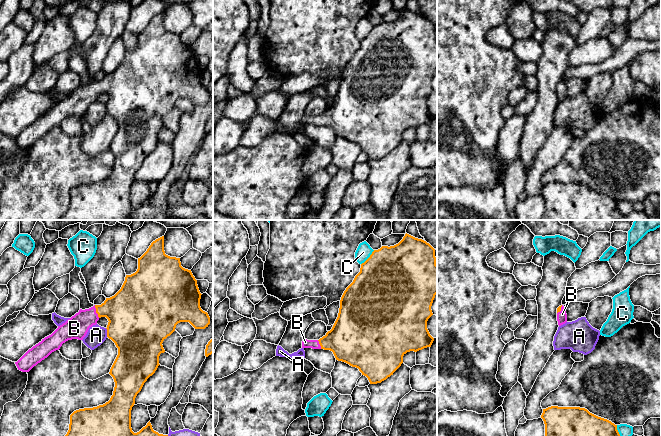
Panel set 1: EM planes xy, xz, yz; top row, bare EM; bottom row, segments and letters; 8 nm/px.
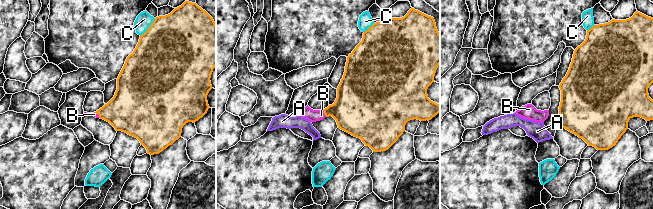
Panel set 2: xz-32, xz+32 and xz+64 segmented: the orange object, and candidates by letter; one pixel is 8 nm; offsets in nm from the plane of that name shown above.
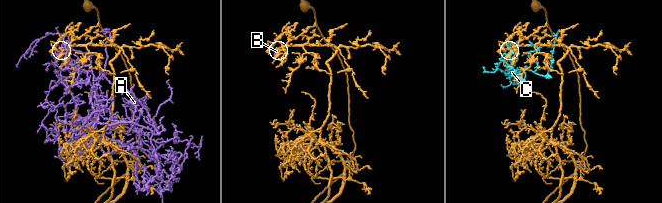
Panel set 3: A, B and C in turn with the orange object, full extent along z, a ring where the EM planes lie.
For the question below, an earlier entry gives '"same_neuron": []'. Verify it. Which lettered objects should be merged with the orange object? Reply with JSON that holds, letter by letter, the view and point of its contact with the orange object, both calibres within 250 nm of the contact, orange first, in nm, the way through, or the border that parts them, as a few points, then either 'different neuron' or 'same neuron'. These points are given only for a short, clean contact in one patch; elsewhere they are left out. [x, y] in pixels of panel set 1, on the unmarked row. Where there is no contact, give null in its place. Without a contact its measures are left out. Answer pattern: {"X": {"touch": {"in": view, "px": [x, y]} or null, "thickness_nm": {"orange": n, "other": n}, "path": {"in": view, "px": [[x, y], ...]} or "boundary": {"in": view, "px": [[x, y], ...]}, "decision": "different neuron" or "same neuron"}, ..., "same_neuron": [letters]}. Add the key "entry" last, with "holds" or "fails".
{"A": {"touch": {"in": "xy", "px": [107, 108]}, "thickness_nm": {"orange": 460, "other": 160}, "decision": "different neuron"}, "B": {"touch": {"in": "xy", "px": [96, 87]}, "thickness_nm": {"orange": 340, "other": 180}, "path": {"in": "xy", "px": [[127, 87], [96, 87], [76, 103]]}, "decision": "same neuron"}, "C": {"touch": {"in": "xz", "px": [369, 33]}, "thickness_nm": {"orange": 500, "other": 120}, "decision": "different neuron"}, "same_neuron": ["B"], "entry": "fails"}

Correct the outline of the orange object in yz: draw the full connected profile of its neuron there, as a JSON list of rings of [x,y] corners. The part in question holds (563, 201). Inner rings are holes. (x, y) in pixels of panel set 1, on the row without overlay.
[[[551,182],[543,185],[541,194],[545,200],[545,213],[540,220],[619,220],[622,216],[617,201],[590,189],[585,184]]]

